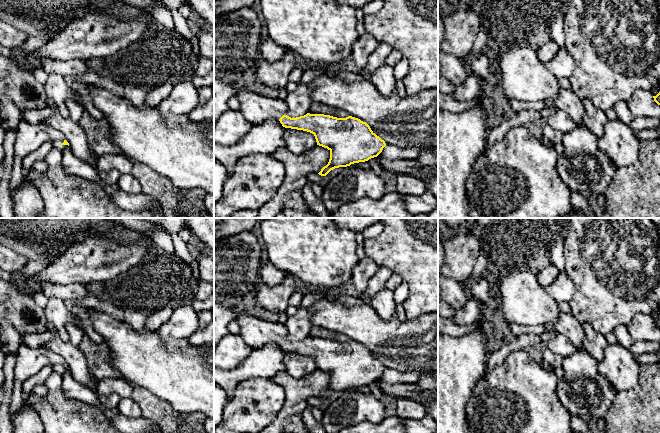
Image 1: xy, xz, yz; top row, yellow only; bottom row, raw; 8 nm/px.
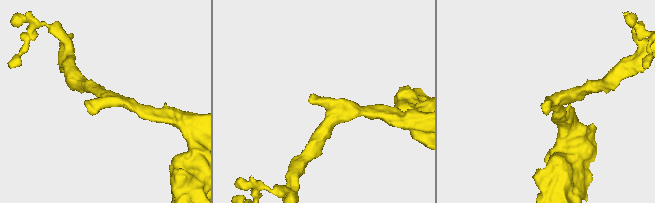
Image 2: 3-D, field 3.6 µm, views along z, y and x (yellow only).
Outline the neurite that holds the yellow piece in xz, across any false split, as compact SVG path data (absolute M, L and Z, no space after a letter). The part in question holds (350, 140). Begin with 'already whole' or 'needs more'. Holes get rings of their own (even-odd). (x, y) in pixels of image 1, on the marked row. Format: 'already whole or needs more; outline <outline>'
needs more; outline M247 90L236 91L240 111L253 125L268 119L278 119L283 127L303 130L315 136L317 145L330 151L330 159L318 173L326 176L331 170L365 162L377 157L386 146L370 126L358 118L337 118L324 114L310 114L291 118L285 114L287 104Z

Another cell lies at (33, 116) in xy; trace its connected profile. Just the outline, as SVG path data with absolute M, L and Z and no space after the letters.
M45 107L42 109L26 109L21 111L22 118L31 123L36 124L43 122L47 117L55 114L57 109L55 107Z

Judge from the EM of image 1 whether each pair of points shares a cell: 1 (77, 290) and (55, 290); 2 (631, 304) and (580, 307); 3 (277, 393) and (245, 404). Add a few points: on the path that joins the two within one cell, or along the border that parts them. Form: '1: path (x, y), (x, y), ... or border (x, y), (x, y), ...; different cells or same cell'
1: path (72, 290), (60, 290); same cell
2: path (618, 304), (593, 304); same cell
3: path (269, 397), (253, 398); same cell

